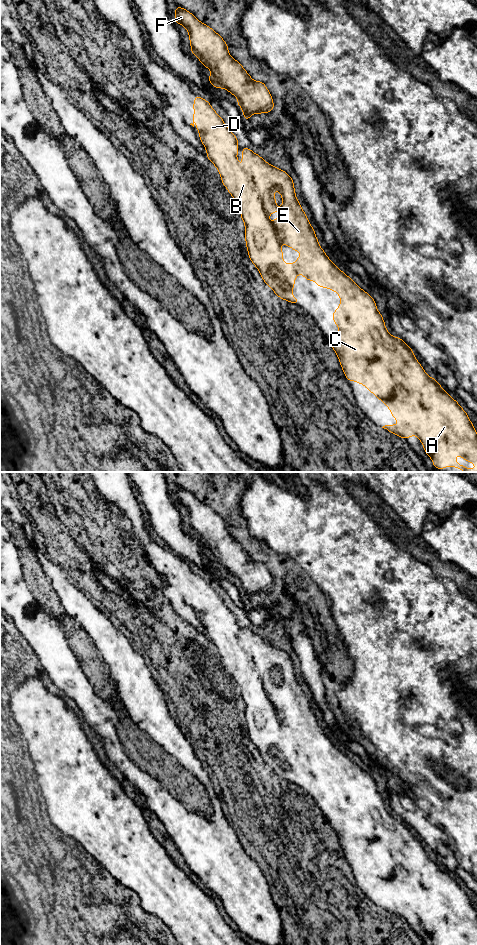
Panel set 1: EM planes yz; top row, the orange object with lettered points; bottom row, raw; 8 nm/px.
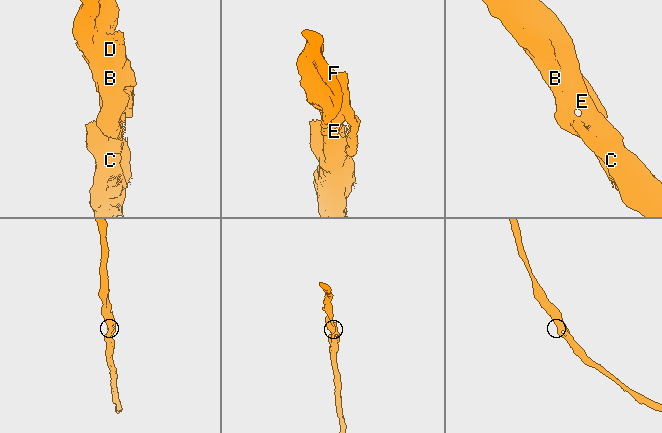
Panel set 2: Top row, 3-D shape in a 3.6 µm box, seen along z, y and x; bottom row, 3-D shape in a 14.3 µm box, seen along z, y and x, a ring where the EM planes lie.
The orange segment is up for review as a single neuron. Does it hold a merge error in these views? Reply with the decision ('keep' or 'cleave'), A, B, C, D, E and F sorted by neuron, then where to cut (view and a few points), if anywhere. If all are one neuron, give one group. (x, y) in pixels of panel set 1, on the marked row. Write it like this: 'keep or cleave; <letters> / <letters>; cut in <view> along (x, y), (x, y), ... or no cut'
cleave; A B C E F / D; cut in yz along (231, 133), (227, 139), (212, 142), (213, 148), (206, 148)

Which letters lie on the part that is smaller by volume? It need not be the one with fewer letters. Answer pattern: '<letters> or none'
D

